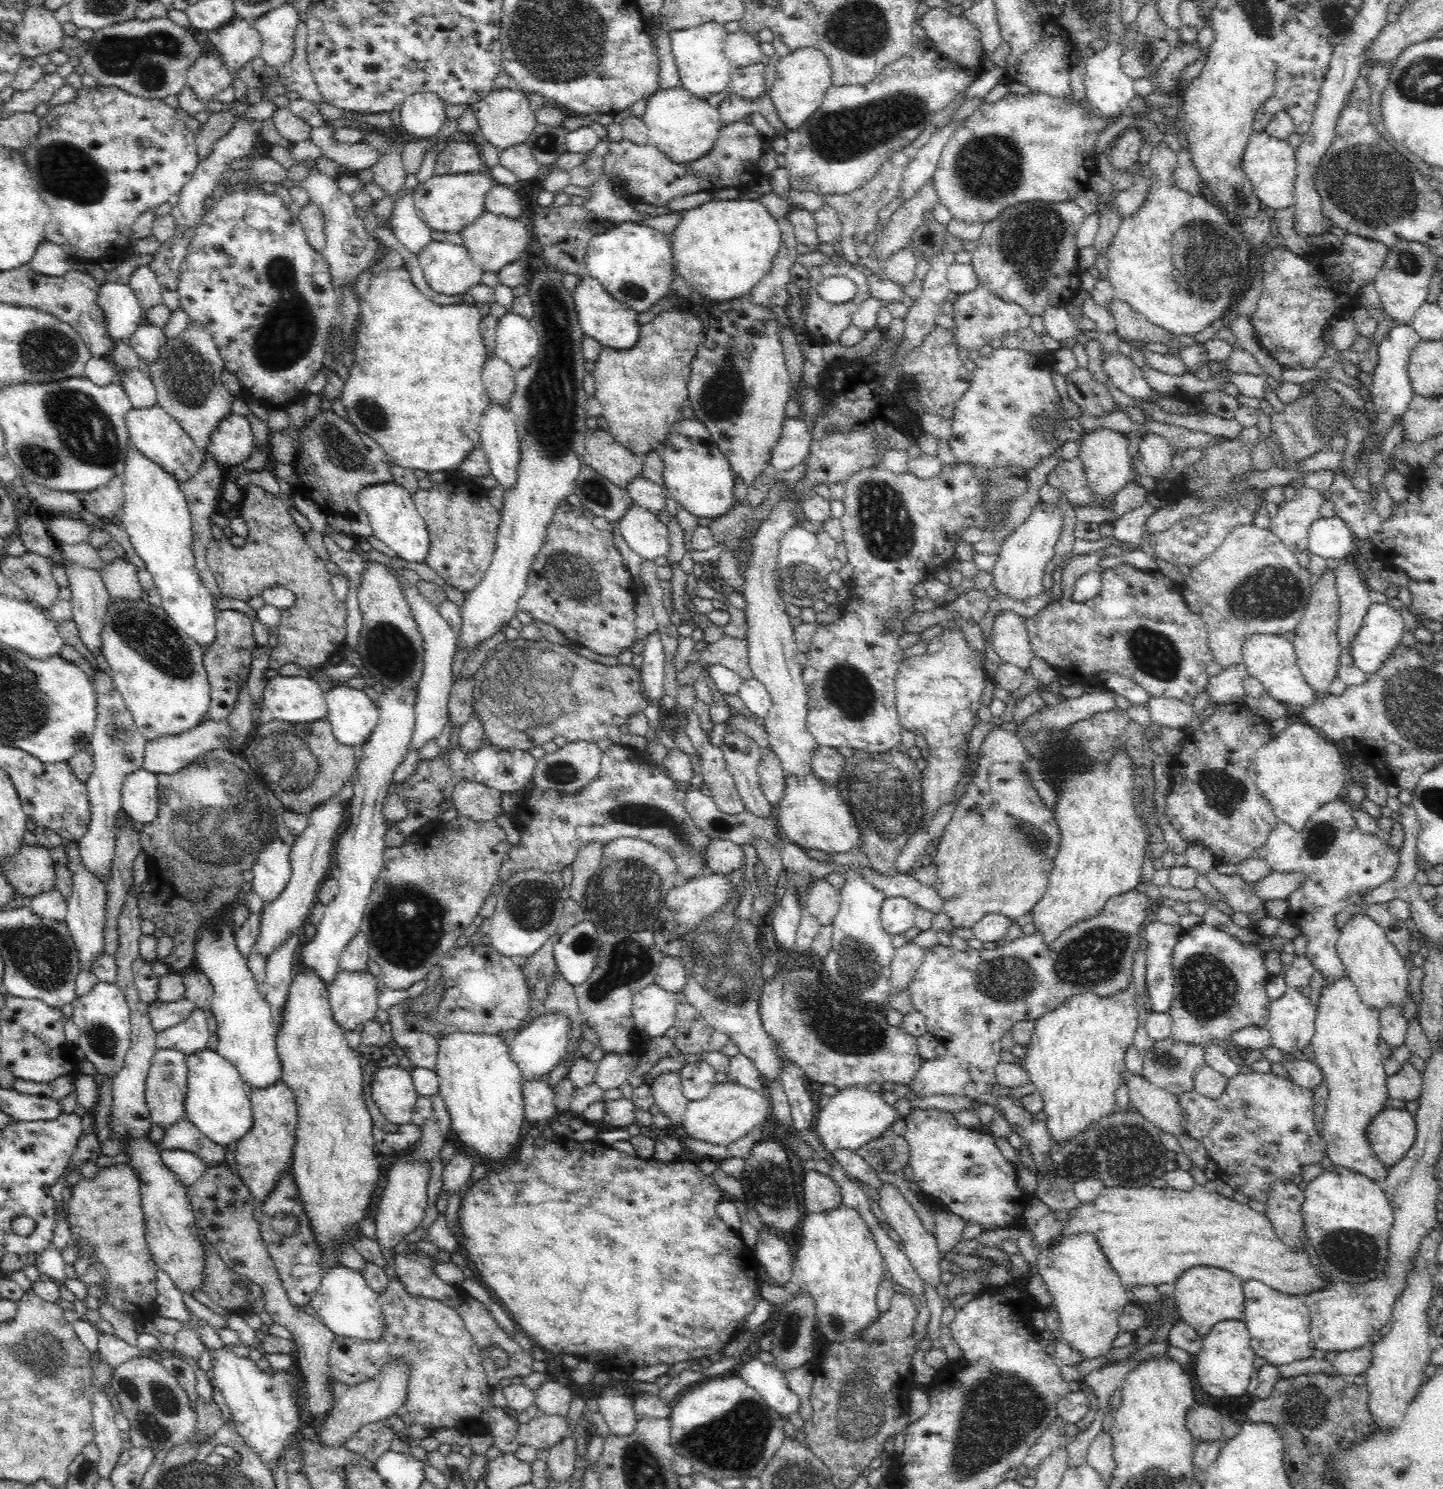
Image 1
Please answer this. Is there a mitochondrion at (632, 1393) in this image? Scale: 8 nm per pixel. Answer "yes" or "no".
no

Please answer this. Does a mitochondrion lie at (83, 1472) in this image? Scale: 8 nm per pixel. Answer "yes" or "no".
yes

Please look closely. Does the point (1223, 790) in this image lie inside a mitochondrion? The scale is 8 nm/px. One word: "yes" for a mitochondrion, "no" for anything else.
yes

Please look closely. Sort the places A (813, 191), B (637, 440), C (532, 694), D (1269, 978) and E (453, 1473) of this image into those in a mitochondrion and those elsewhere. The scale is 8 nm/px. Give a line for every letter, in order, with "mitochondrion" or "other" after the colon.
A: other
B: other
C: mitochondrion
D: other
E: other

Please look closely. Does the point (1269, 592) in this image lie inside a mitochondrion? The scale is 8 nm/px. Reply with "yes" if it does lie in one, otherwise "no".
yes

